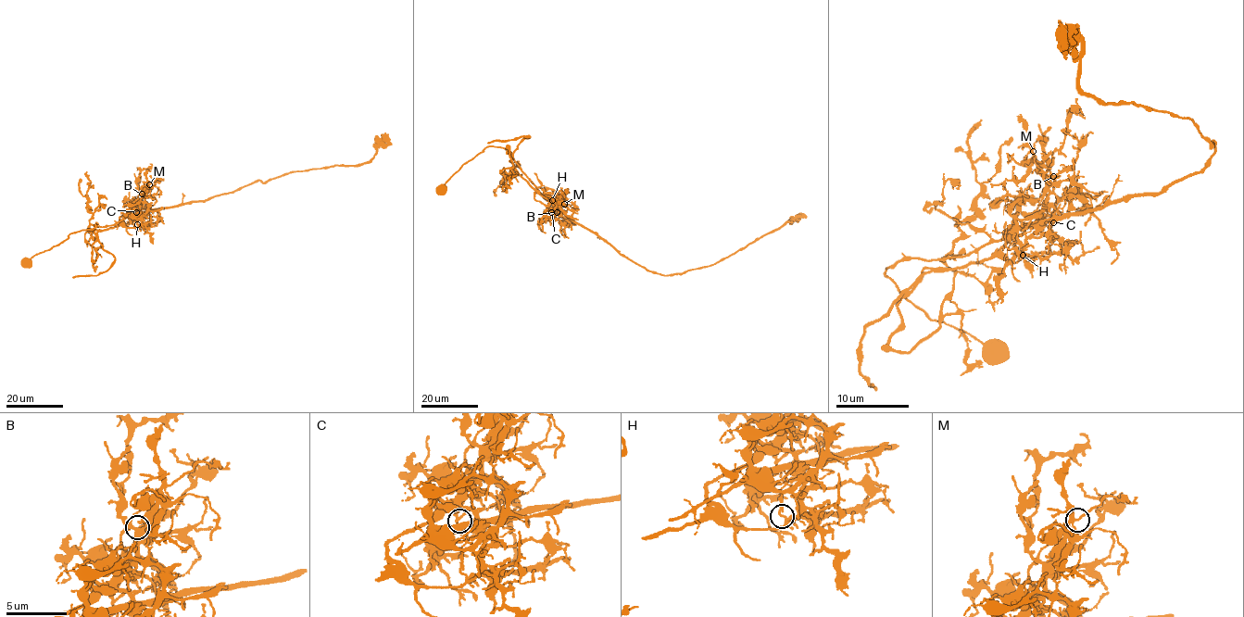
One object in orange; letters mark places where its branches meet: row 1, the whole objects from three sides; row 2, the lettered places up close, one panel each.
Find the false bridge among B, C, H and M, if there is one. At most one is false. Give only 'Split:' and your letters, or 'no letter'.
Split: H

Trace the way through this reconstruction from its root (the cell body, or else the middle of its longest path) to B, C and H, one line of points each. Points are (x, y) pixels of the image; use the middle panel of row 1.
B: (440, 187), (486, 147), (502, 147), (510, 152), (521, 169), (557, 212)
C: (440, 187), (486, 147), (502, 147), (510, 152), (521, 169), (545, 196), (551, 212)
H: (440, 187), (486, 147), (496, 146), (508, 149), (537, 190), (552, 200)

